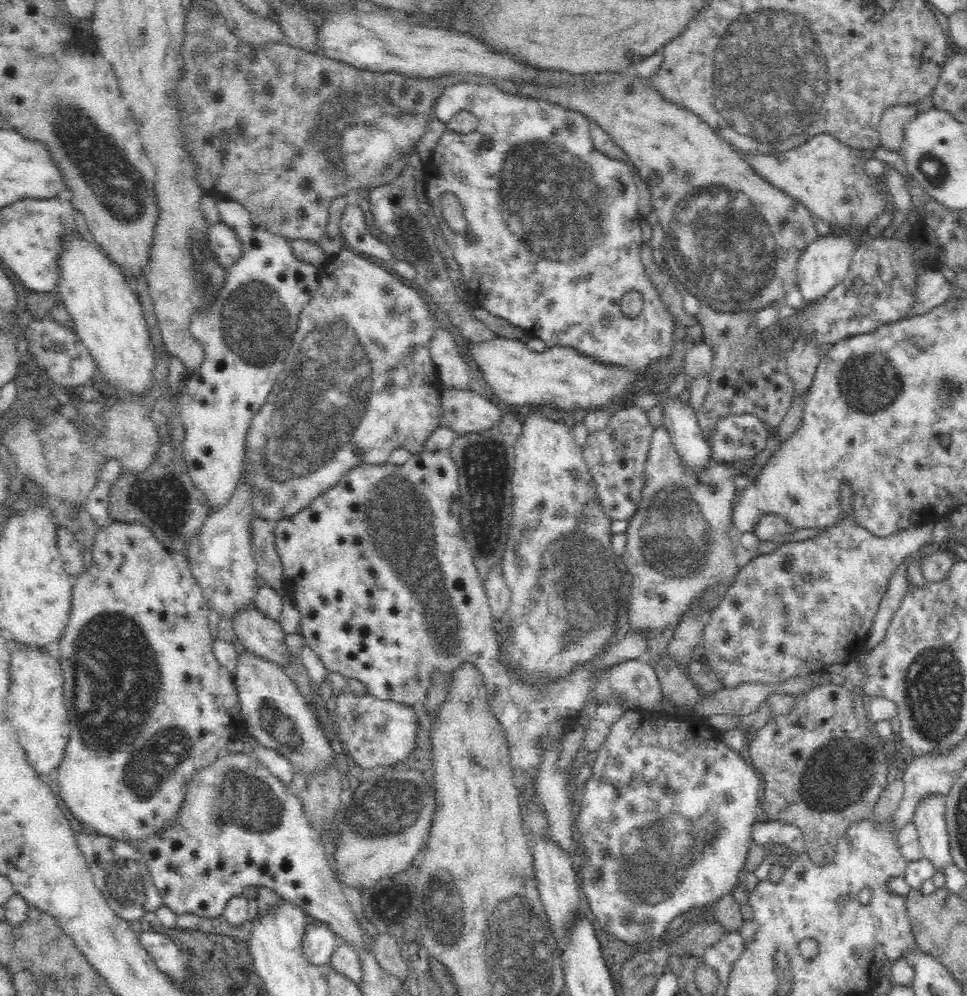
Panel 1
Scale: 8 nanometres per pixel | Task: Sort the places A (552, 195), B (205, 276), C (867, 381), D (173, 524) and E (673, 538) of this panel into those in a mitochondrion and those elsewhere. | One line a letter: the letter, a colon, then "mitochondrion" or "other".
A: mitochondrion
B: mitochondrion
C: mitochondrion
D: mitochondrion
E: mitochondrion

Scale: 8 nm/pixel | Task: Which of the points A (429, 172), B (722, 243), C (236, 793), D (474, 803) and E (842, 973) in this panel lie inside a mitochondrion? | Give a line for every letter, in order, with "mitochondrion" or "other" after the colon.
A: other
B: mitochondrion
C: mitochondrion
D: other
E: other

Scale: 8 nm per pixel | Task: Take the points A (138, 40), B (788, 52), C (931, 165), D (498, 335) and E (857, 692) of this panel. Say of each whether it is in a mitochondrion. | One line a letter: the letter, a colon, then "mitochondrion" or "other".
A: mitochondrion
B: mitochondrion
C: mitochondrion
D: other
E: other

